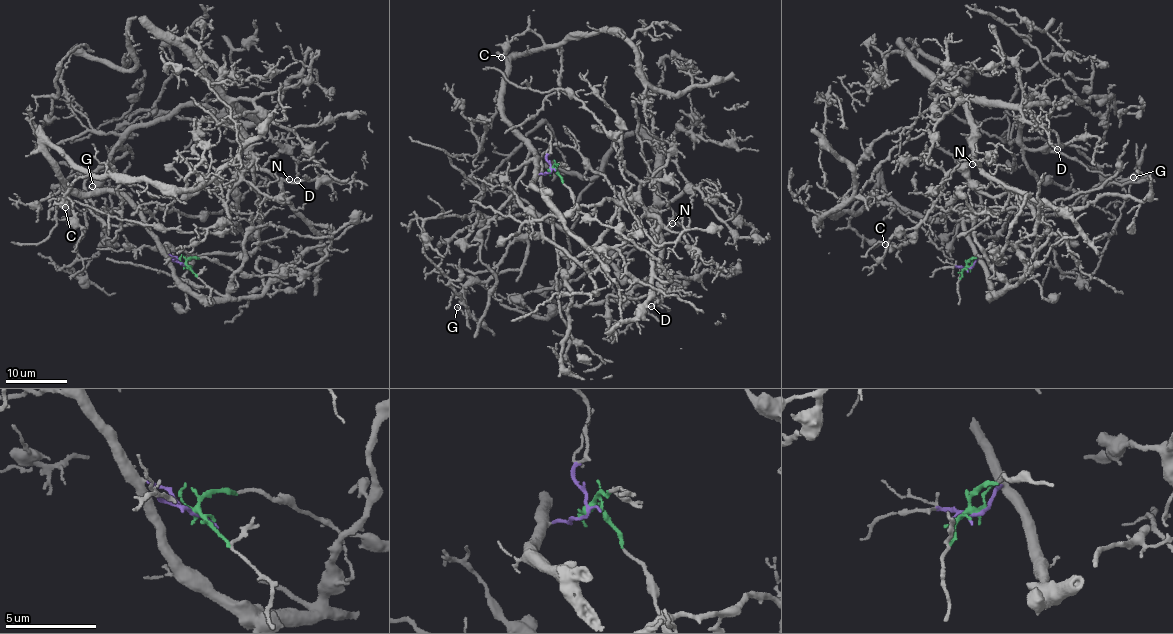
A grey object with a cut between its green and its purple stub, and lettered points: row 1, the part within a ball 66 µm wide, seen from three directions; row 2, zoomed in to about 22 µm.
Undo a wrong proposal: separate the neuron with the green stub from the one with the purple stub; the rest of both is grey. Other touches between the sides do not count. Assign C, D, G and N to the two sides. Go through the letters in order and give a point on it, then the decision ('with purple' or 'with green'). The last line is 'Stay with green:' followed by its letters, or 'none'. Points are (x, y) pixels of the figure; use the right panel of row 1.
C: at (885, 244); with purple
D: at (1057, 149); with green
G: at (1133, 177); with green
N: at (972, 164); with green
Stay with green: D, G, N

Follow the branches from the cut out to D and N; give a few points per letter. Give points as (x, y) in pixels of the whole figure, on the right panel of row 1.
D: (970, 267), (977, 256), (996, 262), (1030, 197), (1003, 188), (979, 168), (969, 100), (1013, 103), (1058, 150)
N: (970, 267), (968, 262), (977, 256), (993, 257), (996, 262), (1025, 198), (1030, 197), (1003, 188), (972, 163)

